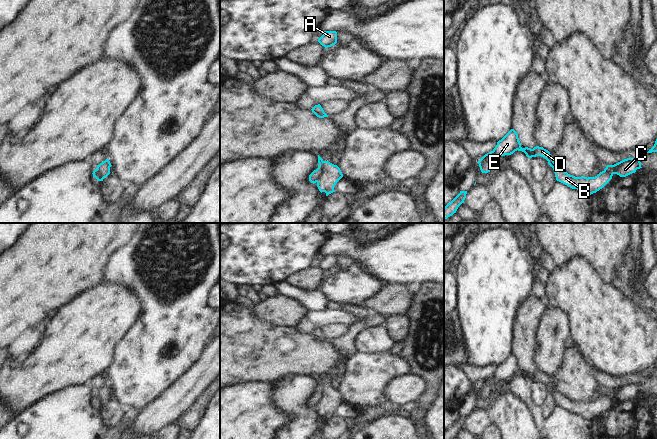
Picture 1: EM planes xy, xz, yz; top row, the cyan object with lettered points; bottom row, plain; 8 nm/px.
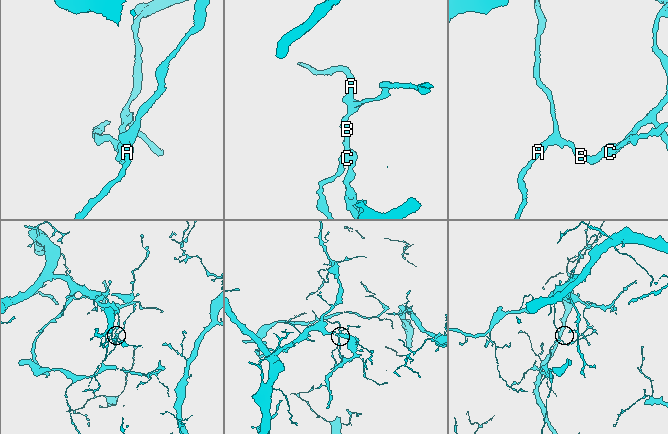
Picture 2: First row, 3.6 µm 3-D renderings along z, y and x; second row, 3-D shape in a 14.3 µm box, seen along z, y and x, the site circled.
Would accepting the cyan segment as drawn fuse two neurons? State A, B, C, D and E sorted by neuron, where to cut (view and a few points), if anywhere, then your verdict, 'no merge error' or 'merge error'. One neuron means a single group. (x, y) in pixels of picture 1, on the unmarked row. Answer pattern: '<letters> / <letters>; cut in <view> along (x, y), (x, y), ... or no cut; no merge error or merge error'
A B D E / C; cut in xz along (323, 385), (320, 391), (320, 399), (316, 405); merge error

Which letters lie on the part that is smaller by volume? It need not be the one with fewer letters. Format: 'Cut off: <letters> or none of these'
Cut off: A, B, D, E

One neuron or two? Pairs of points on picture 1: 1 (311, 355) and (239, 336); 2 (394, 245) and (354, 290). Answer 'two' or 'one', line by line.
1: one
2: two

